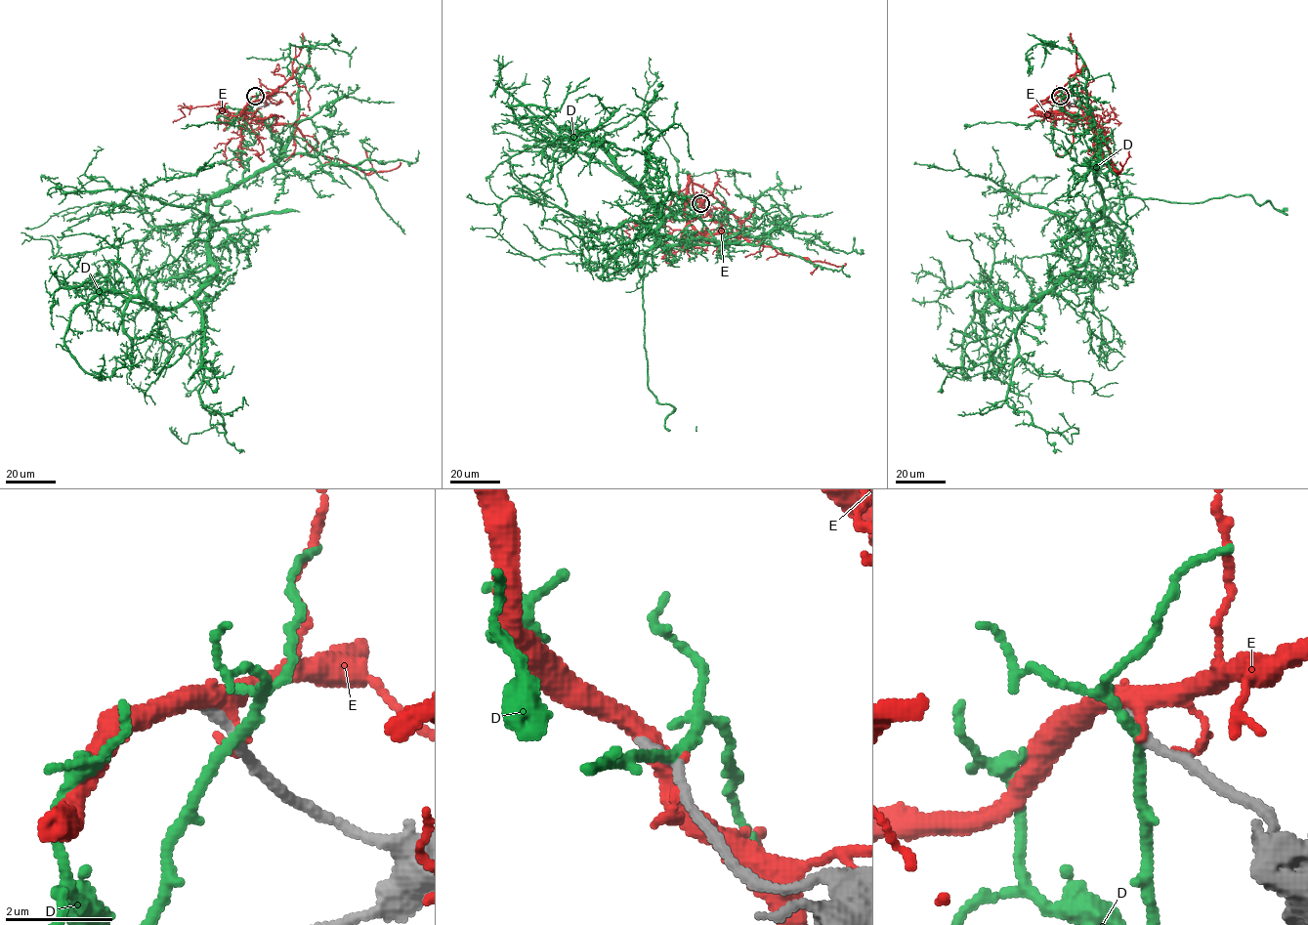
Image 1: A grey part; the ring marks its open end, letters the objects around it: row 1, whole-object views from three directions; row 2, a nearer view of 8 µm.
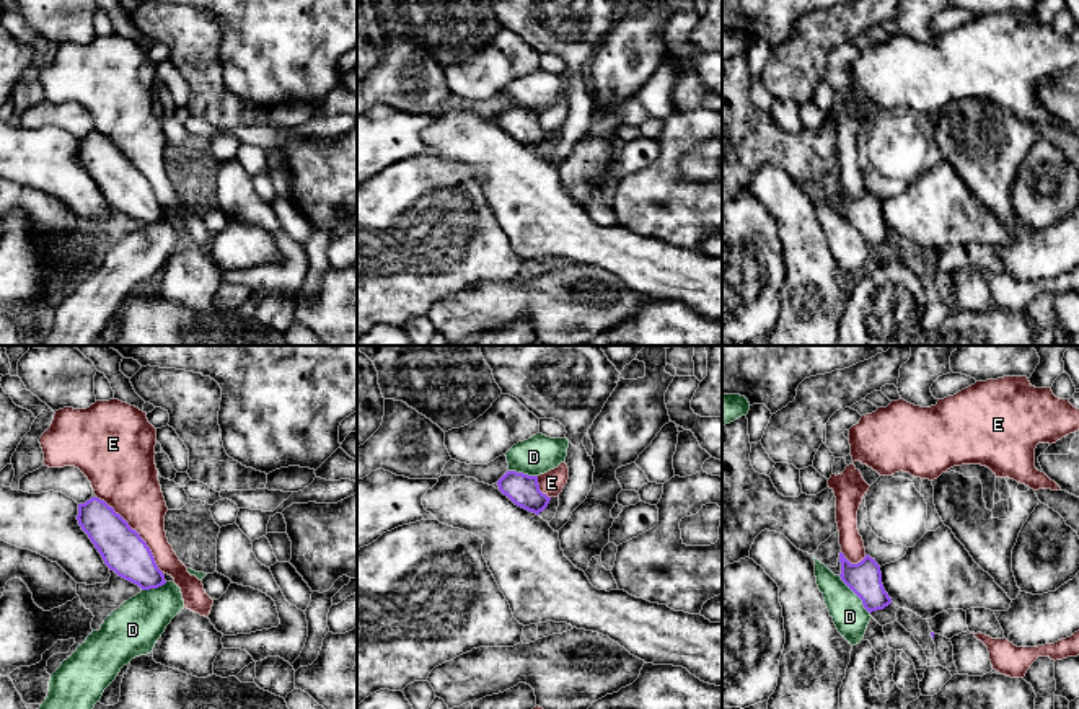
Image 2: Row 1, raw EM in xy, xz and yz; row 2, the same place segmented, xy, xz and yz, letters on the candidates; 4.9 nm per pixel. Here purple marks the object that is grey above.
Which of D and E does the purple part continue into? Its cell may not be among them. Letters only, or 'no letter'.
no letter

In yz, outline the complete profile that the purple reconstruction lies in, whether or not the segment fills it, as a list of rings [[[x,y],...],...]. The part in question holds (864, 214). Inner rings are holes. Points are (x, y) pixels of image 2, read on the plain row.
[[[839,187],[841,215],[862,235],[864,243],[872,248],[883,244],[892,238],[892,233],[883,223],[880,200],[865,189],[865,192],[851,199],[843,187]]]

